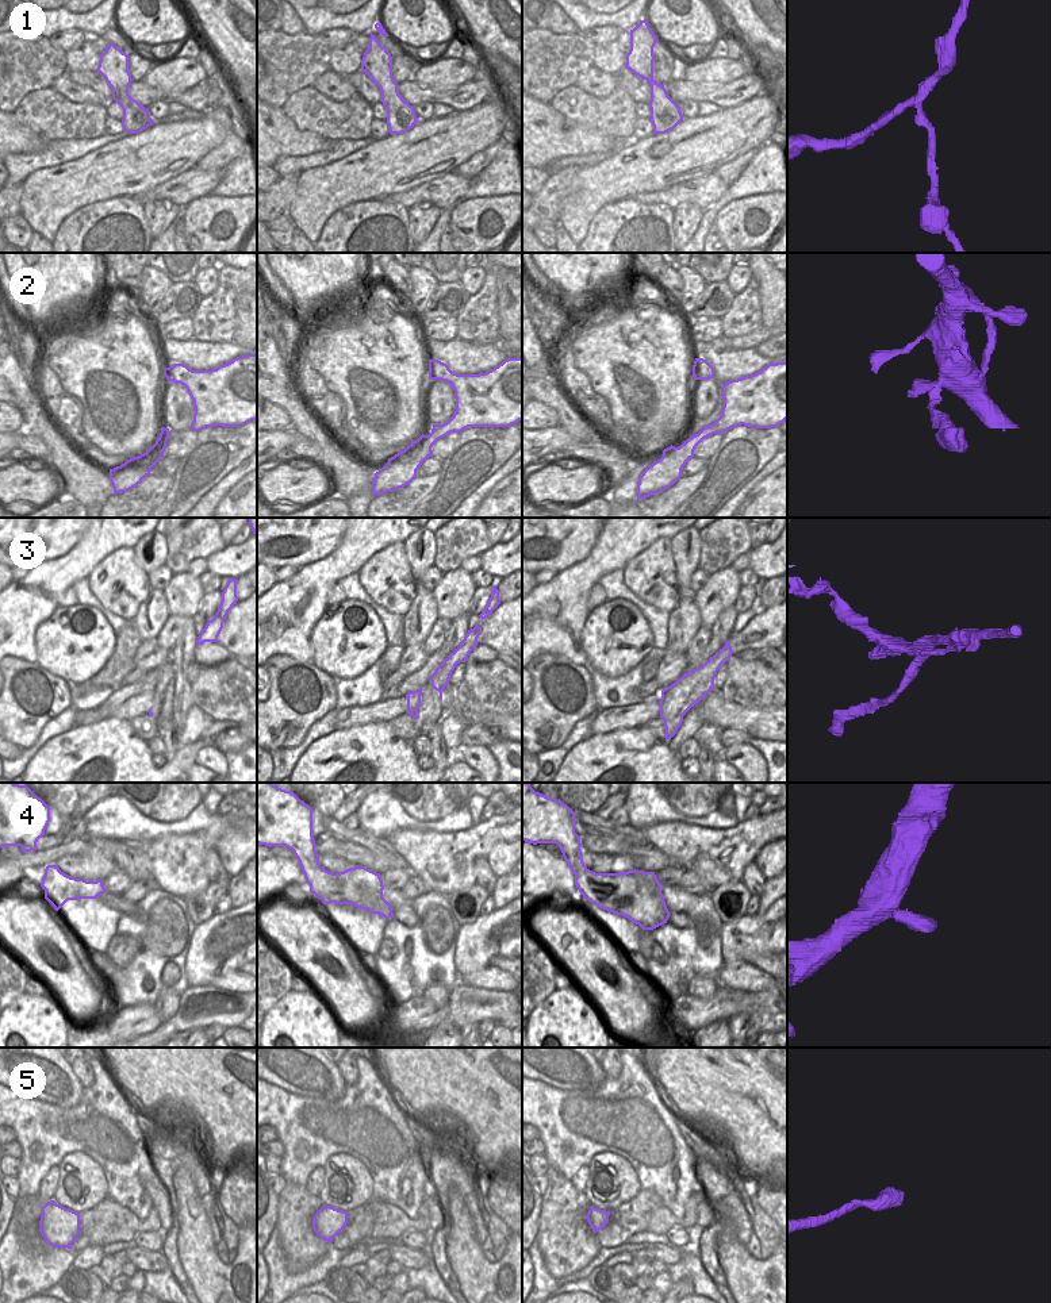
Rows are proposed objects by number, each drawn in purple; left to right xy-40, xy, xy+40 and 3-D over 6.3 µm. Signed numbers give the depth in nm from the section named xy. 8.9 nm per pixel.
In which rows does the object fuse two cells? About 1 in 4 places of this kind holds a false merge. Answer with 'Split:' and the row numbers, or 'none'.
Split: 3, 5

